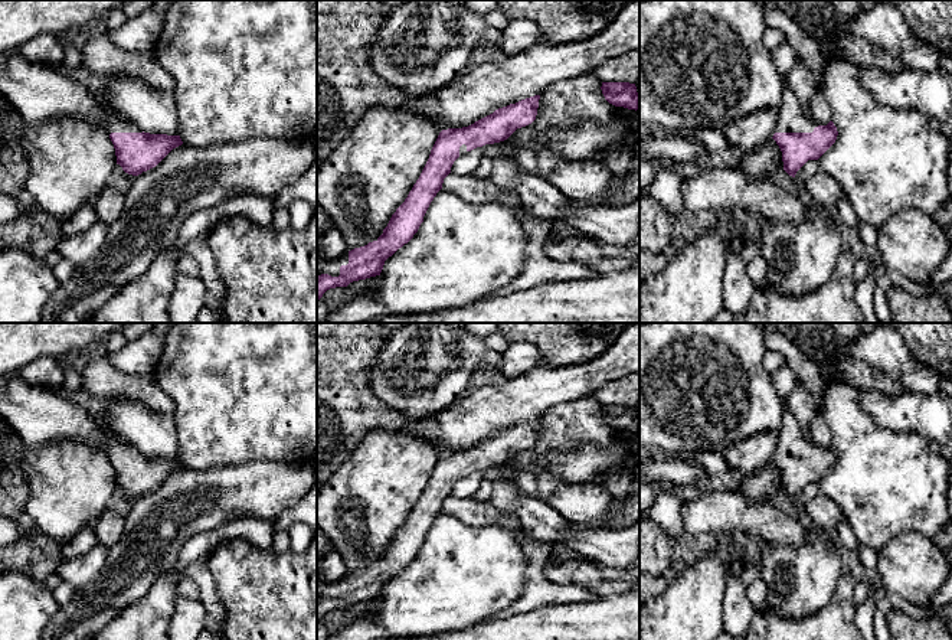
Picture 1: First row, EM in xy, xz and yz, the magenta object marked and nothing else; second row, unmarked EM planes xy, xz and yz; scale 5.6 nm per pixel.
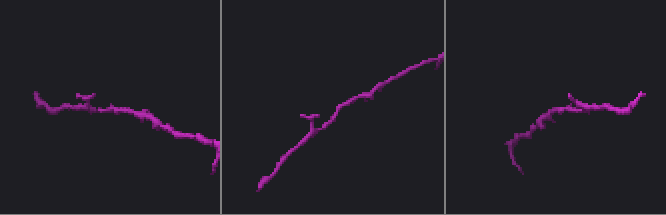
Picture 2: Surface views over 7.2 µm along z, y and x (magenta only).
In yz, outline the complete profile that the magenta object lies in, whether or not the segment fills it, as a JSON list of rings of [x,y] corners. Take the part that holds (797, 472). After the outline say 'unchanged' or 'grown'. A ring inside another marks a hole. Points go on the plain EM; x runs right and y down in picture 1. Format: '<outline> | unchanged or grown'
[[[785,405],[772,460],[782,474],[783,493],[795,500],[808,483],[818,483],[835,466],[837,458],[832,444],[821,448],[805,440],[796,418]]] | grown

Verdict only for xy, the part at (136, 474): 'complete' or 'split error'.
split error

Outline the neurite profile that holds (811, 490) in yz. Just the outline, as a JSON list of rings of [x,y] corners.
[[[808,483],[795,497],[794,502],[798,502],[798,503],[808,503],[811,502],[812,499],[815,499],[818,494],[821,494],[821,489],[818,486],[818,483]]]

